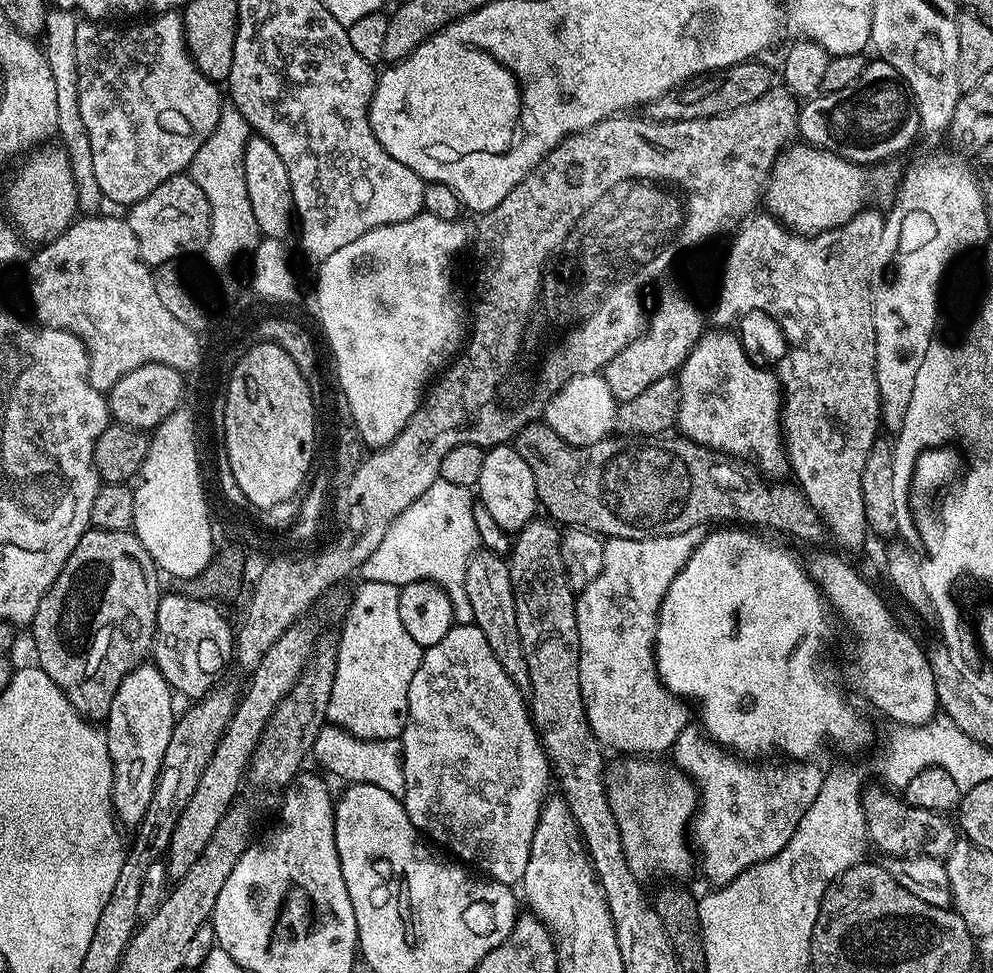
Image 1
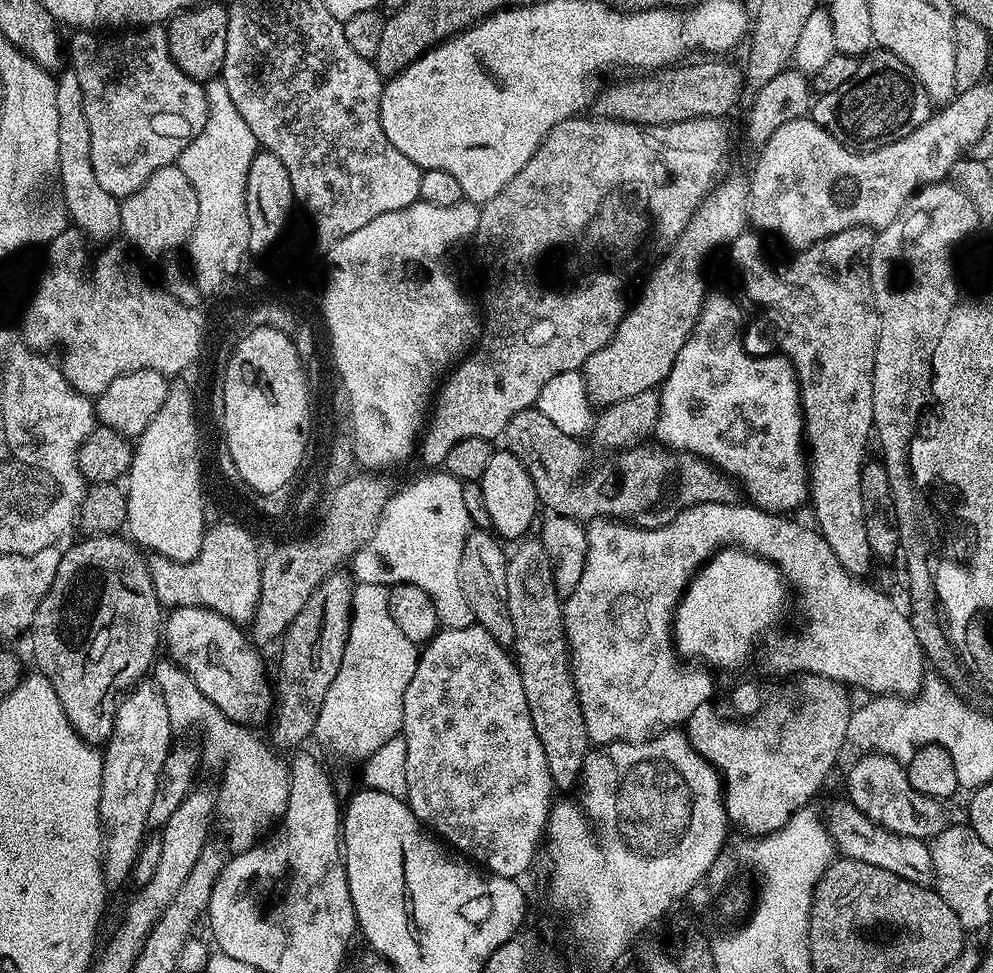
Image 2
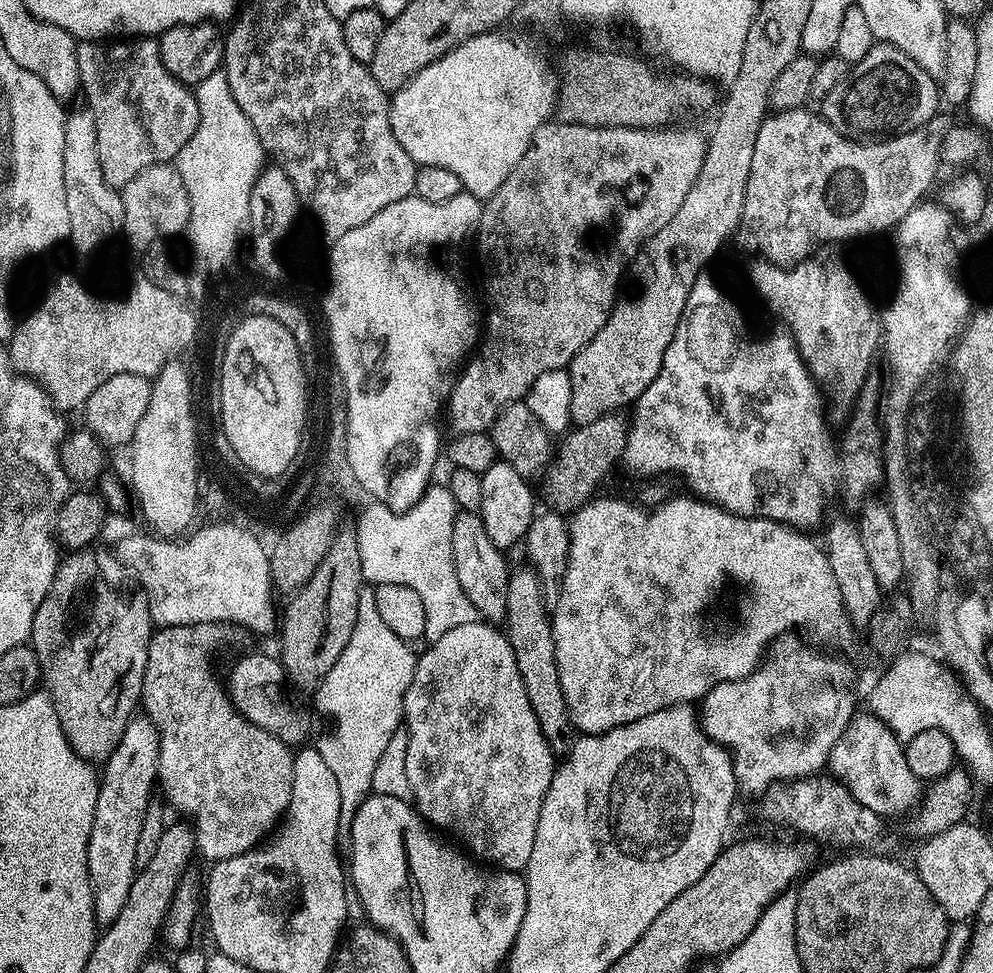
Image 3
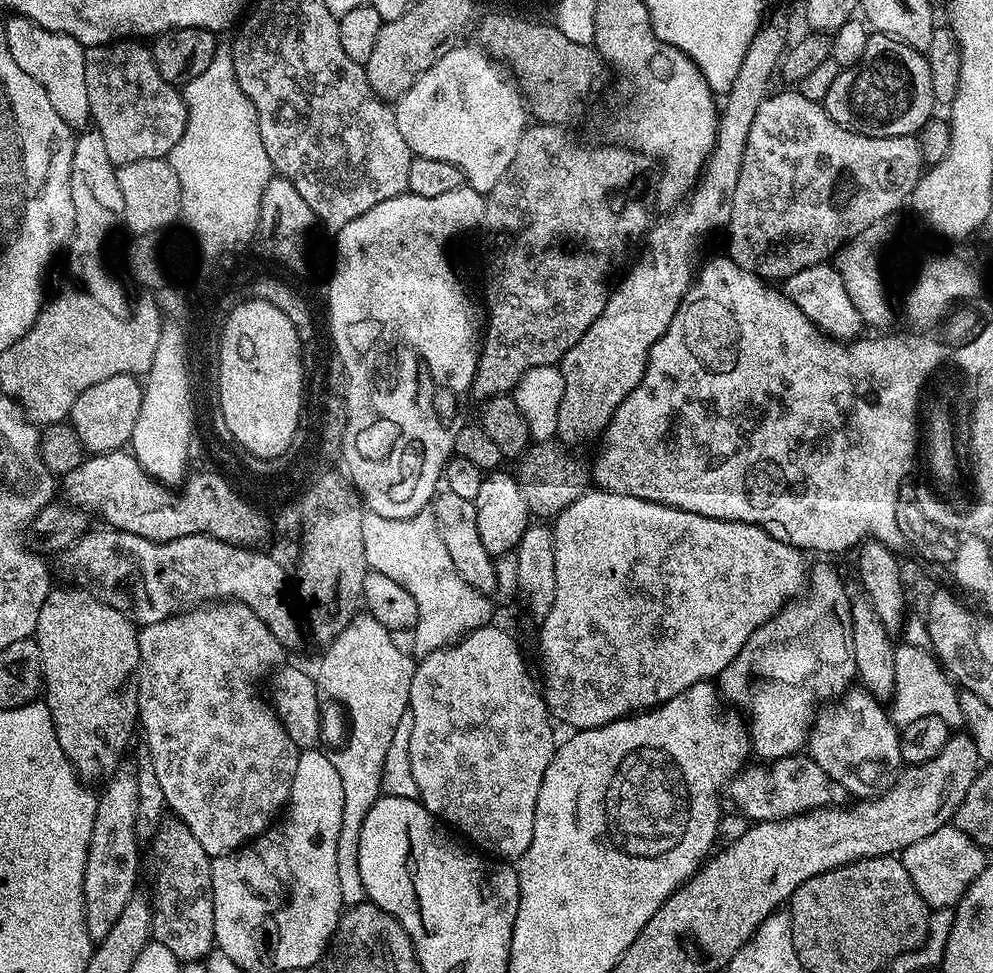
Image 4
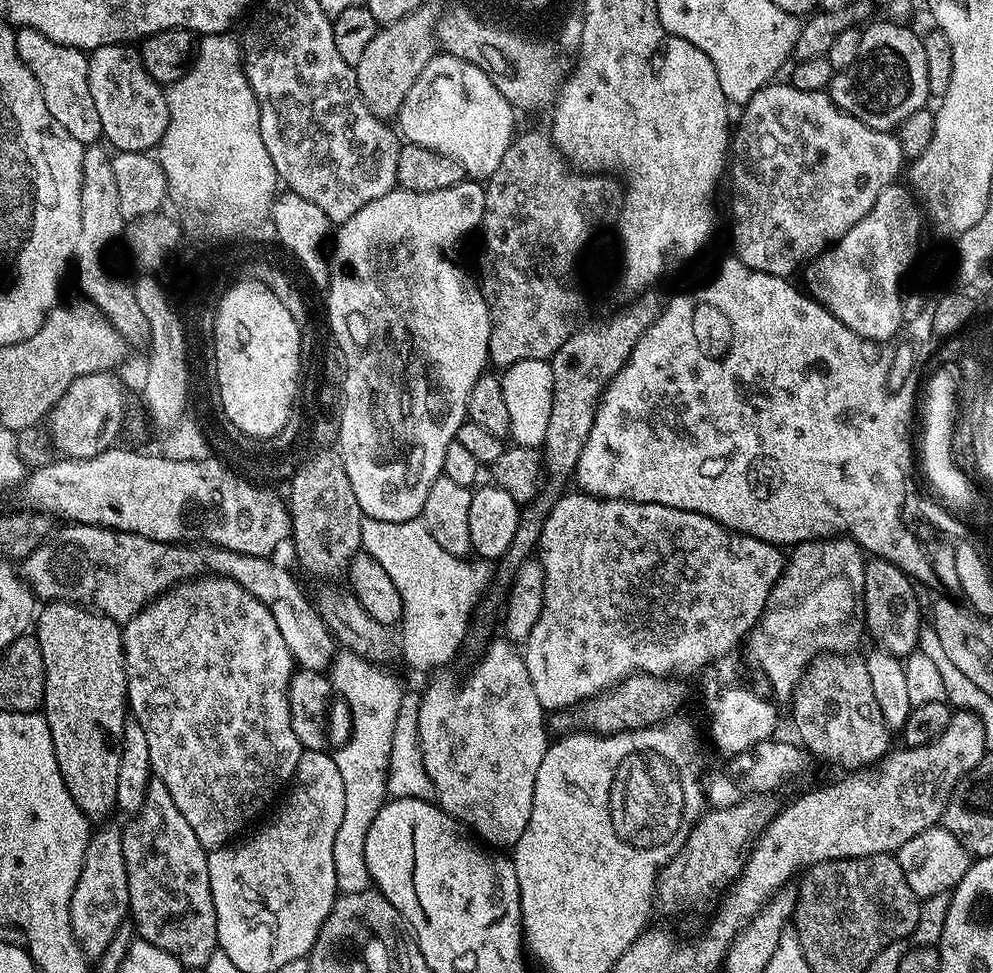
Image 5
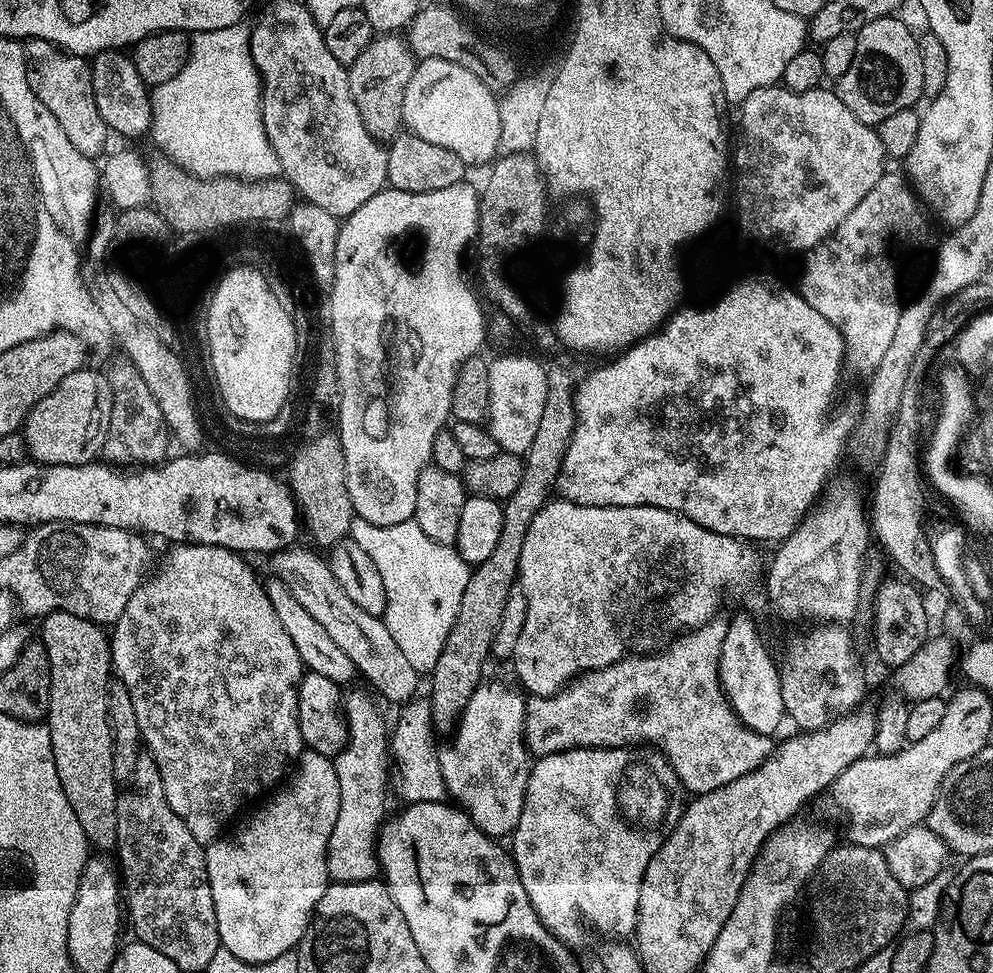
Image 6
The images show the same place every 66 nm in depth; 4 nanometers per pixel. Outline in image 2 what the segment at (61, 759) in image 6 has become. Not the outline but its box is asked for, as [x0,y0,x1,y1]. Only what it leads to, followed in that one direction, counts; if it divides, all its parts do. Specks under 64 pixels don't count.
[30,535,162,746]

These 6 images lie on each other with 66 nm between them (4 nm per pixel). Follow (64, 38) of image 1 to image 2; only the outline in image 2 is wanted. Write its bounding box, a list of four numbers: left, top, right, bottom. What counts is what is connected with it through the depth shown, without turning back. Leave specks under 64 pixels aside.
[55,68,121,242]

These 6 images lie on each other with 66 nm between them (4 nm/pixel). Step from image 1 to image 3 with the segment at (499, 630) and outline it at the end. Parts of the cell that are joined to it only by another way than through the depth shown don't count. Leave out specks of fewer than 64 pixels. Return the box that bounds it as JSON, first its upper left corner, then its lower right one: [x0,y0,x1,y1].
[452,511,510,622]

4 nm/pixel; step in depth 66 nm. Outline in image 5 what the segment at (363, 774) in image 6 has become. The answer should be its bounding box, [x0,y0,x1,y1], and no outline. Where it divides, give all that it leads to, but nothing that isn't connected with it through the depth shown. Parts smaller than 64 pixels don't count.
[330,650,405,894]

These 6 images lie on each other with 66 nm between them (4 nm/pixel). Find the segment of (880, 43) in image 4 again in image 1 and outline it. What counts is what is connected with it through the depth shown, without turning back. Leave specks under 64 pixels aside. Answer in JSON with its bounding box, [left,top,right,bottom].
[798,58,920,166]

